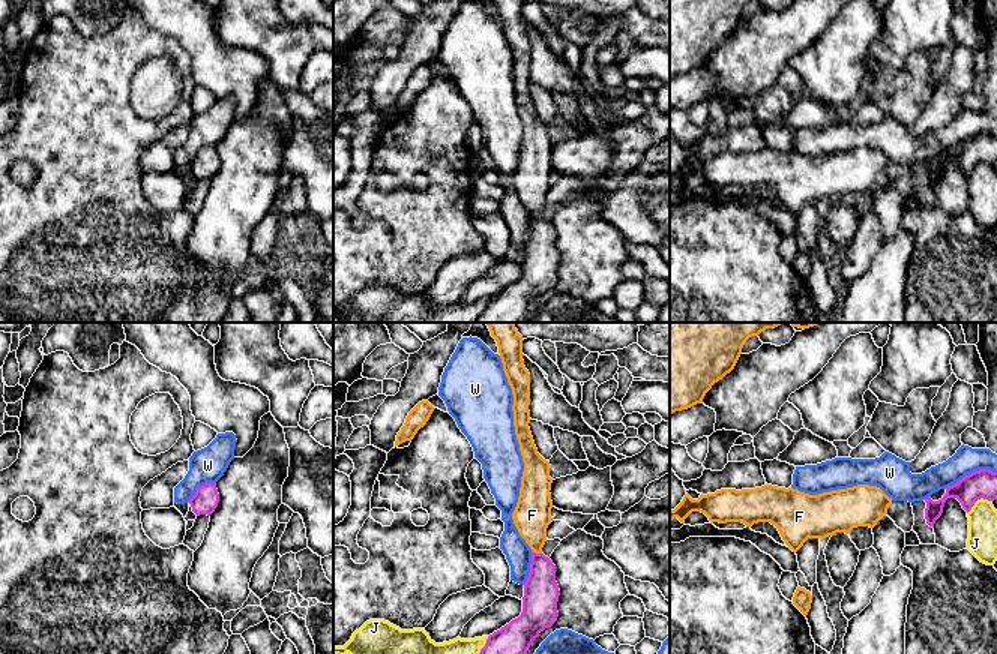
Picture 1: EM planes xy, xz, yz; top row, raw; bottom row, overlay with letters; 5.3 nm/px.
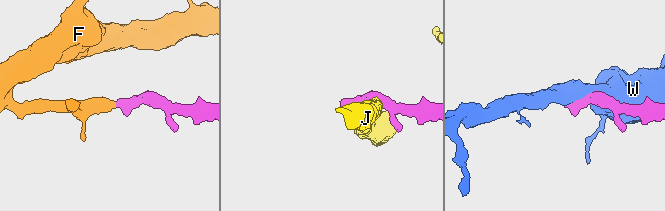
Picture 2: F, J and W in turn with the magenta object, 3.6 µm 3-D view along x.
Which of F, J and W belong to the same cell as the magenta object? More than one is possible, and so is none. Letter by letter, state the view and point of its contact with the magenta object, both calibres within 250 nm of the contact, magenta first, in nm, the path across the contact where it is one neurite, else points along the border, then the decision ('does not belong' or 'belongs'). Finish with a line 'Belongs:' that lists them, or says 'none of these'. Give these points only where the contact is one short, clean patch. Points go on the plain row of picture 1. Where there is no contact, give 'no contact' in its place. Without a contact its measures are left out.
F: xz (538, 218) | 190/200 nm | belongs
J: yz (976, 164) | 150/160 nm | does not belong
W: yz (972, 137) | 150/140 nm | does not belong
Belongs: F

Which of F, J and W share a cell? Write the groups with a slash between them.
F / J / W

